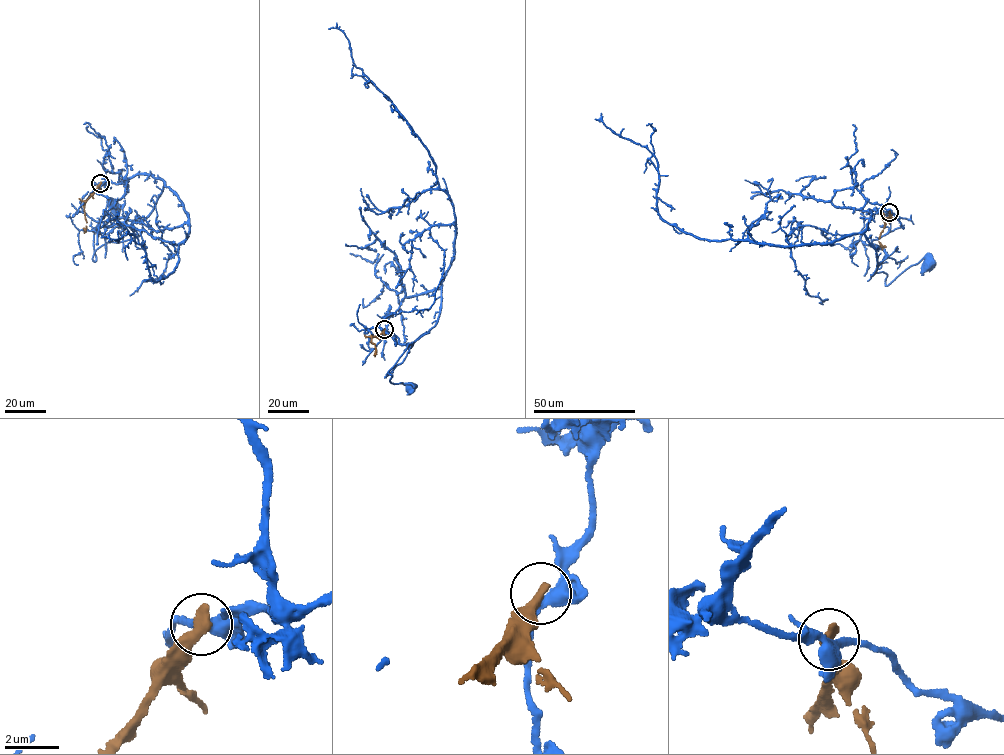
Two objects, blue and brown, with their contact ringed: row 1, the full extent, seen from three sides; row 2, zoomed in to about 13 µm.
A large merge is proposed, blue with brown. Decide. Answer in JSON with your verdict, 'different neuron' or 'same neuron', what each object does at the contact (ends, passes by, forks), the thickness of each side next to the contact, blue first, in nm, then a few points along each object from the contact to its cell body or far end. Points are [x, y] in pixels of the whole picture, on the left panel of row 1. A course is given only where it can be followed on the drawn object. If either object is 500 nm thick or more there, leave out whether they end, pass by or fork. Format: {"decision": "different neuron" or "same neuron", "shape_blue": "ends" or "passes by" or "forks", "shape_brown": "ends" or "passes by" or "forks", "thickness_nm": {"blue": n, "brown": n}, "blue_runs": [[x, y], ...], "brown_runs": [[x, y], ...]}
{"decision": "different neuron", "shape_blue": "passes by", "shape_brown": "ends", "thickness_nm": {"blue": 400, "brown": 440}, "blue_runs": [[101, 183], [147, 173], [163, 188], [140, 235], [102, 245], [94, 261], [94, 231], [113, 206]], "brown_runs": [[100, 183], [85, 203], [84, 232]]}

